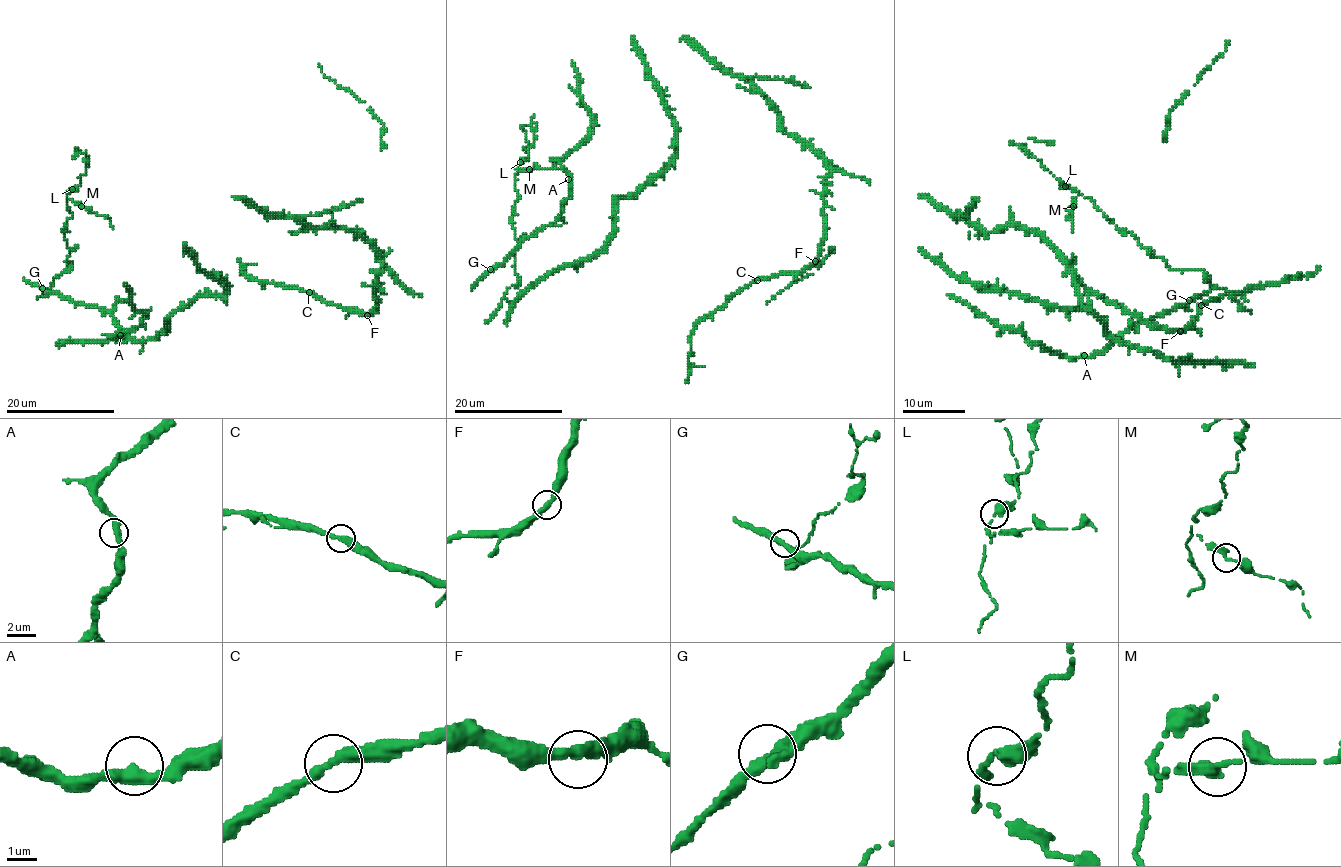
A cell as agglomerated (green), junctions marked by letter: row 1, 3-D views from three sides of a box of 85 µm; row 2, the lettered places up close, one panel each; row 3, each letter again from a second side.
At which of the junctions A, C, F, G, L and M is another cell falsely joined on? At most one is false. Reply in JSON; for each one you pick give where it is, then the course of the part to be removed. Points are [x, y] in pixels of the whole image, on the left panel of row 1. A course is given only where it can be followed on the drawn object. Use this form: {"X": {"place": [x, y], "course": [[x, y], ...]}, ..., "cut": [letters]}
{"cut": []}

